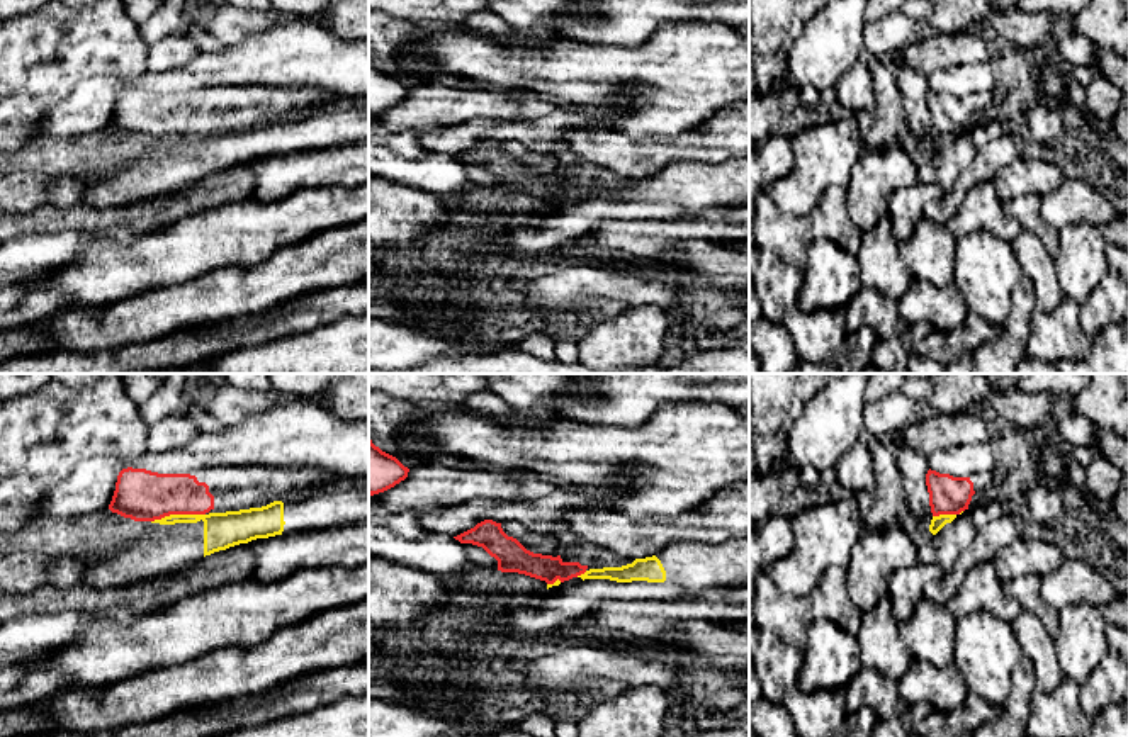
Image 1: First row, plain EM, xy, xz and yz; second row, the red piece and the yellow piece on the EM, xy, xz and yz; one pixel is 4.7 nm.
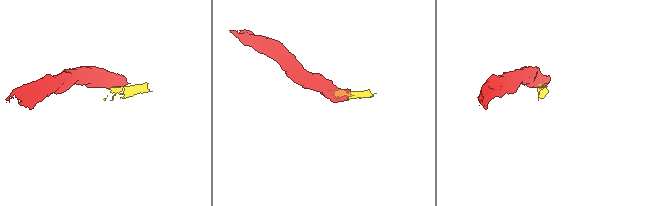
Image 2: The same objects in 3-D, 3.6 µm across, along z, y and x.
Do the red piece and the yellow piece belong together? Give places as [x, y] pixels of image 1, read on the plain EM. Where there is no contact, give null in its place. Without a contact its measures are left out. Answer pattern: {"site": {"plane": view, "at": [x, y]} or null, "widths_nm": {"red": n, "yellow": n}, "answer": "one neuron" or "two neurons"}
{"site": {"plane": "xy", "at": [177, 133]}, "widths_nm": {"red": 240, "yellow": 180}, "answer": "two neurons"}

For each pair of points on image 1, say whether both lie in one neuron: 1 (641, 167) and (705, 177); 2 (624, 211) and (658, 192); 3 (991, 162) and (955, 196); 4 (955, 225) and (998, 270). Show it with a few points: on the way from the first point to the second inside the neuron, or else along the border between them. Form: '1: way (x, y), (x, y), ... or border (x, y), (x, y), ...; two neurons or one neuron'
1: border (699, 160), (675, 160), (654, 174); two neurons
2: way (632, 204), (649, 197); one neuron
3: way (982, 168), (962, 187); one neuron
4: border (1004, 238), (987, 231), (972, 231), (957, 240); two neurons

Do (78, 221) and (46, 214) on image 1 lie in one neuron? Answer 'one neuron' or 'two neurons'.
one neuron

